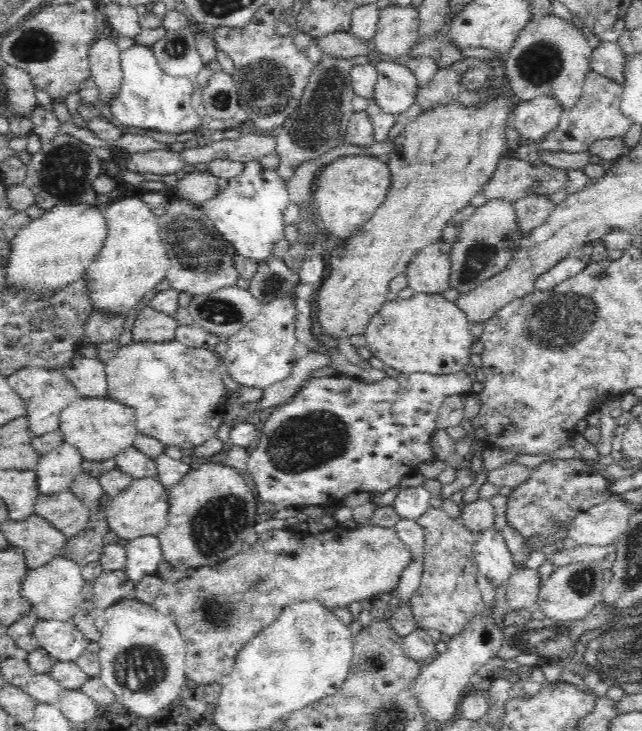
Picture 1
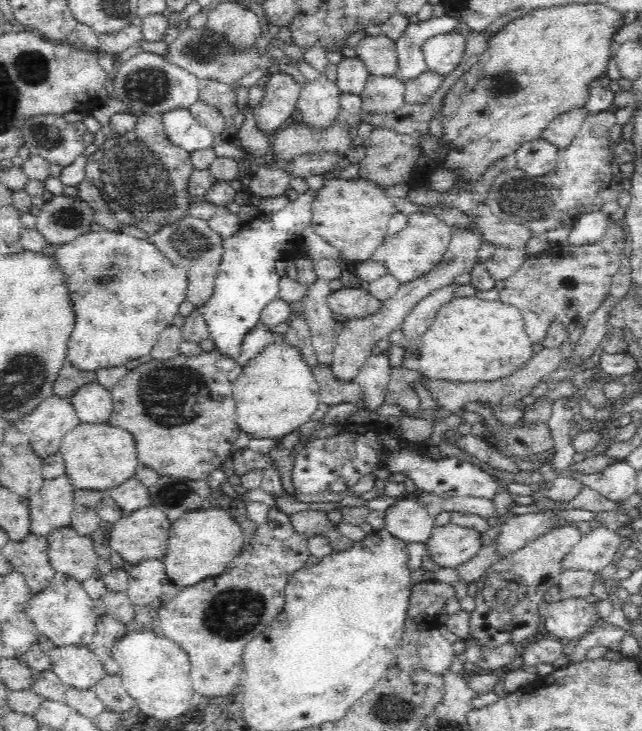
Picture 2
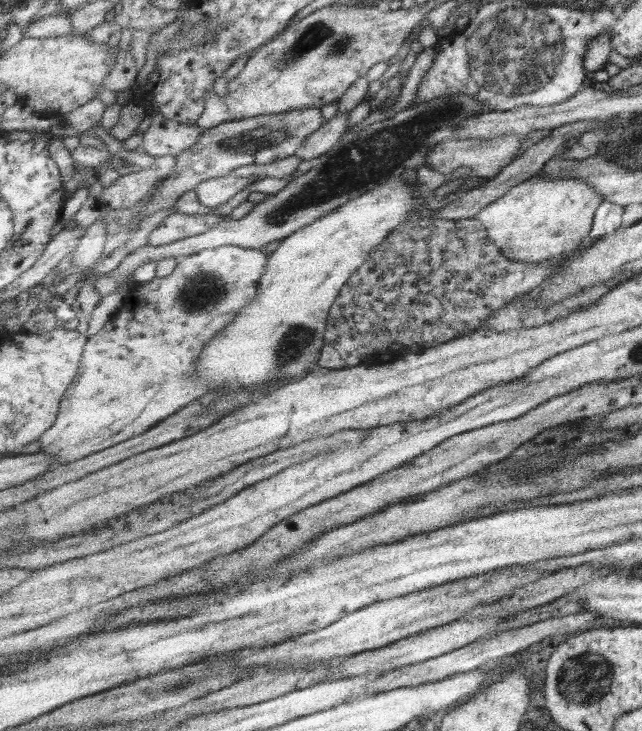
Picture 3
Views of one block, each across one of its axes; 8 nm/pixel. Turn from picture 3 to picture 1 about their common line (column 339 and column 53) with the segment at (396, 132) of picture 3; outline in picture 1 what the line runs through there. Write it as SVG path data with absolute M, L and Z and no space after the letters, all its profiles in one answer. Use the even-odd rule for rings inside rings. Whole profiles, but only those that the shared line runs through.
M60 133L53 141L50 141L49 143L43 144L41 146L41 149L39 151L36 151L31 158L31 161L26 166L26 178L23 182L32 192L35 196L35 204L40 206L44 211L53 209L56 205L84 205L84 206L90 206L90 207L102 207L101 205L98 205L98 198L96 197L98 193L92 189L92 182L96 180L101 174L106 172L106 162L99 159L95 154L94 151L92 151L92 147L88 146L88 144L84 144L81 140L78 140L75 136Z

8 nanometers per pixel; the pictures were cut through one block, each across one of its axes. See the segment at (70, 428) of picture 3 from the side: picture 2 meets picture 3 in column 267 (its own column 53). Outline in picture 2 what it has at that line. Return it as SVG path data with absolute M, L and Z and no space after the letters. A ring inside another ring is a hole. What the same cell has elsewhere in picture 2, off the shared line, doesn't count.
M90 231L64 244L58 251L50 253L51 260L60 266L58 270L66 274L66 288L70 292L72 308L76 314L76 326L68 343L67 361L78 370L94 373L99 368L122 366L129 360L151 354L159 334L174 322L180 304L186 300L189 282L185 267L174 267L169 256L162 254L162 251L157 250L148 240L137 239L125 233Z

